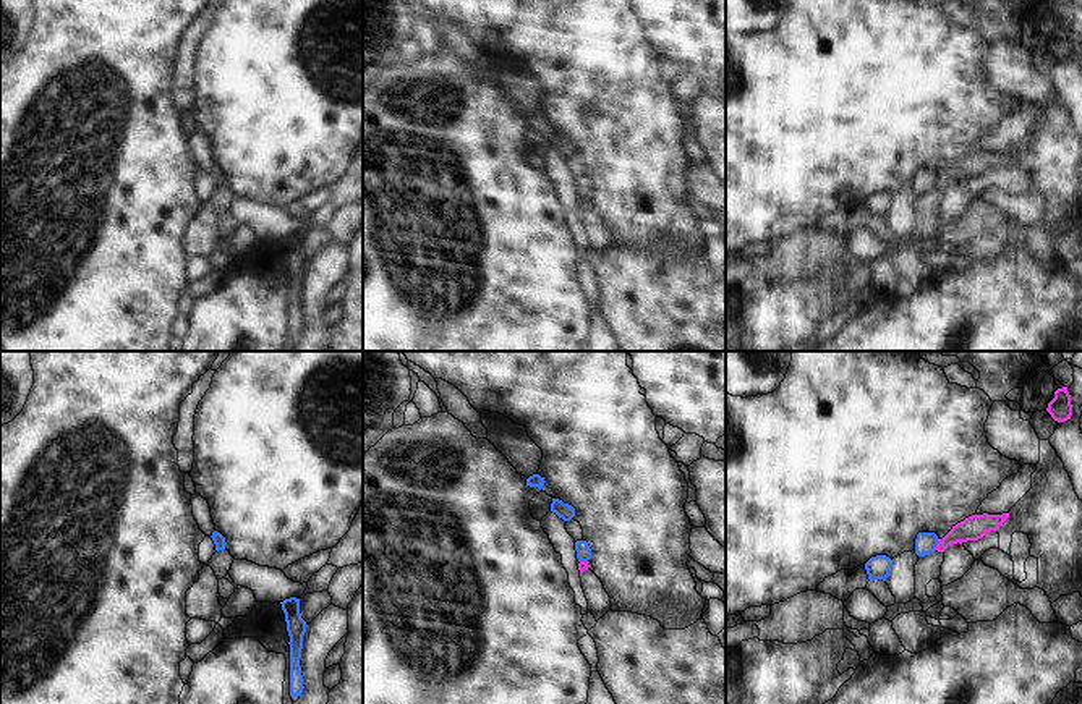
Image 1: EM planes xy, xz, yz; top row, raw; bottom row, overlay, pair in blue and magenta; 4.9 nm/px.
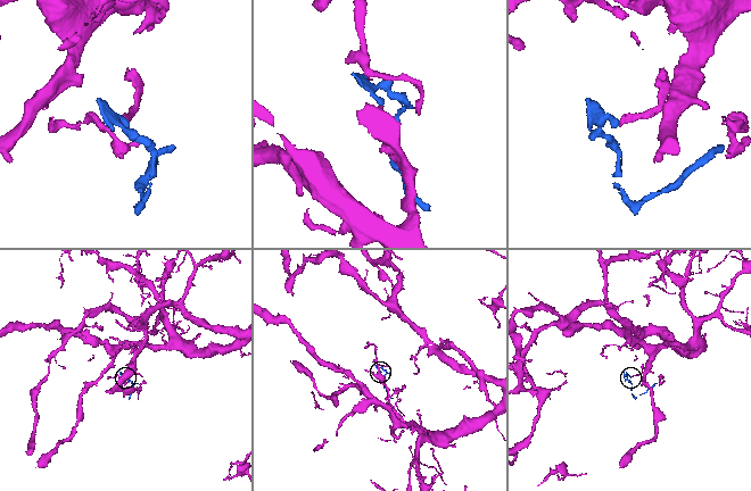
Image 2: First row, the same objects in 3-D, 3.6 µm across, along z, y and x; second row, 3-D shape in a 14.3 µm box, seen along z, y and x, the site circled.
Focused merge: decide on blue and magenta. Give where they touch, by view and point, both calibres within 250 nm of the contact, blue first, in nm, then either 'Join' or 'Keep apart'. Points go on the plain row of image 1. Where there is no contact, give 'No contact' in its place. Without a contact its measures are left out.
Touches blue at yz (937, 182). Thickness 110 nm (blue) against 120 nm. Keep apart.

